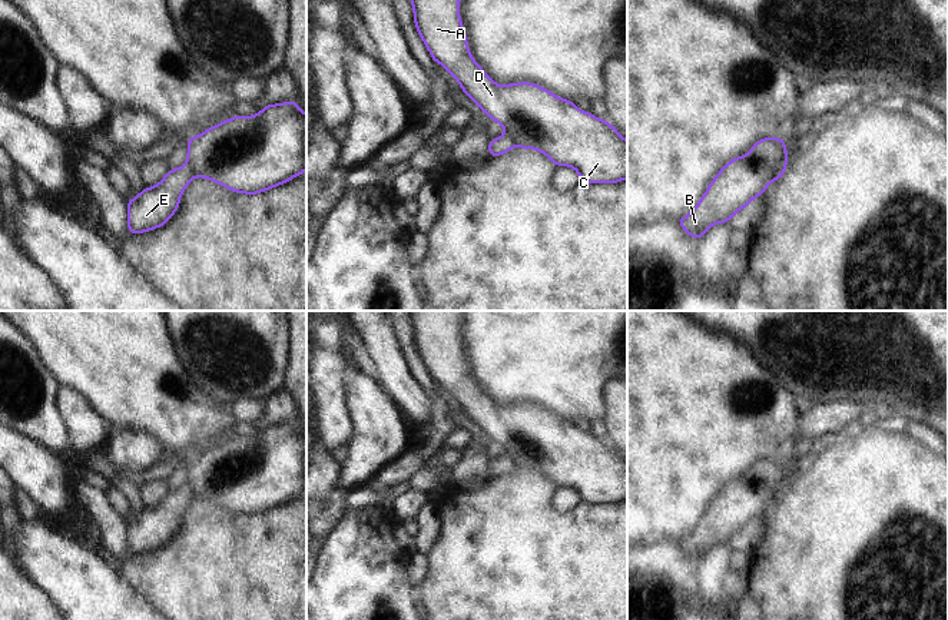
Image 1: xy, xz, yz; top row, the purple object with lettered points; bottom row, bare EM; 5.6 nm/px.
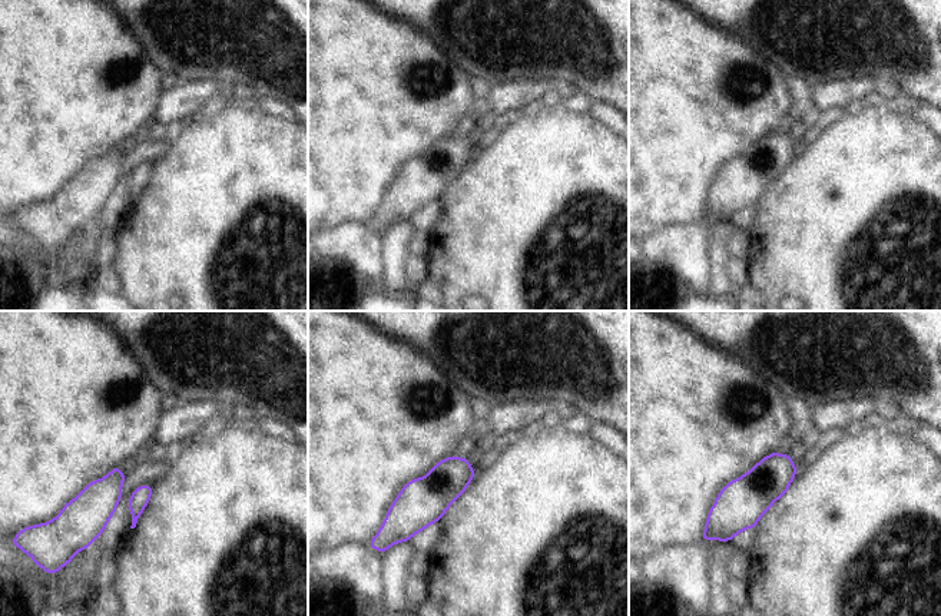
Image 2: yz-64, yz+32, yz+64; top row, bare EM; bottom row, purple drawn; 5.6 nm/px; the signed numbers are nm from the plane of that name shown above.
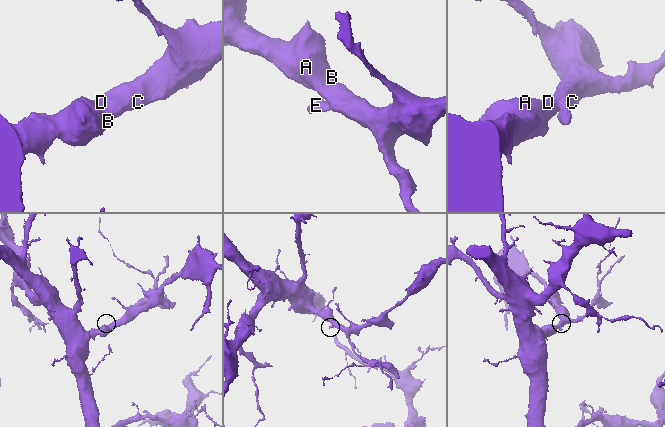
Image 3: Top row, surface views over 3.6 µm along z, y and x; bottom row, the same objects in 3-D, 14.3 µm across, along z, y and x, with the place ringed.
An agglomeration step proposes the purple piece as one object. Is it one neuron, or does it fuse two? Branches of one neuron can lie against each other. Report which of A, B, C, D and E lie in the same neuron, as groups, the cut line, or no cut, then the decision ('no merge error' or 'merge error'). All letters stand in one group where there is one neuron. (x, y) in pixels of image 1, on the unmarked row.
A B C D / E | xz (504, 454), (514, 466) | merge error

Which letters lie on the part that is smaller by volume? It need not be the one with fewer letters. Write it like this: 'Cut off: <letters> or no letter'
Cut off: E

